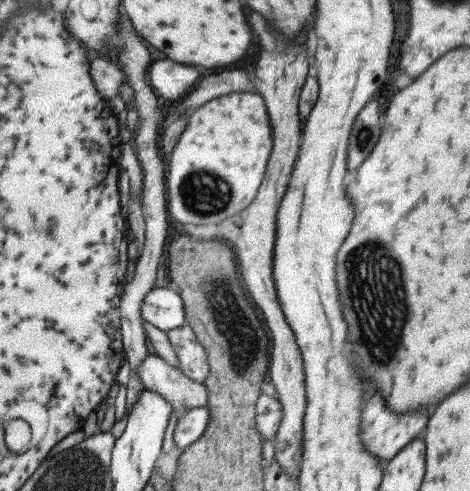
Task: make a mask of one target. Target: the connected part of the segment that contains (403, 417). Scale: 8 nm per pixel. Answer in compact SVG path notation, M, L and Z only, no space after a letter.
M373 393L368 401L361 408L361 420L359 420L359 437L363 447L375 455L377 460L387 462L392 459L411 439L416 438L416 434L426 426L431 410L427 407L415 409L415 411L405 411L405 413L393 413L385 407L385 401L381 393Z

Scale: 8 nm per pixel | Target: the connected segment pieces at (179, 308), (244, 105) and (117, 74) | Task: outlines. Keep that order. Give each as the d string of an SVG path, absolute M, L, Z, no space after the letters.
M161 287L147 292L139 305L139 312L143 321L167 333L185 324L183 308L179 293Z
M231 92L199 106L187 120L181 138L169 153L165 172L166 210L172 226L180 224L219 224L246 208L256 195L265 164L271 152L271 125L266 106L257 94Z
M99 56L91 58L87 74L89 74L97 94L101 94L105 100L119 94L118 88L125 82L121 70L111 61L99 59Z

